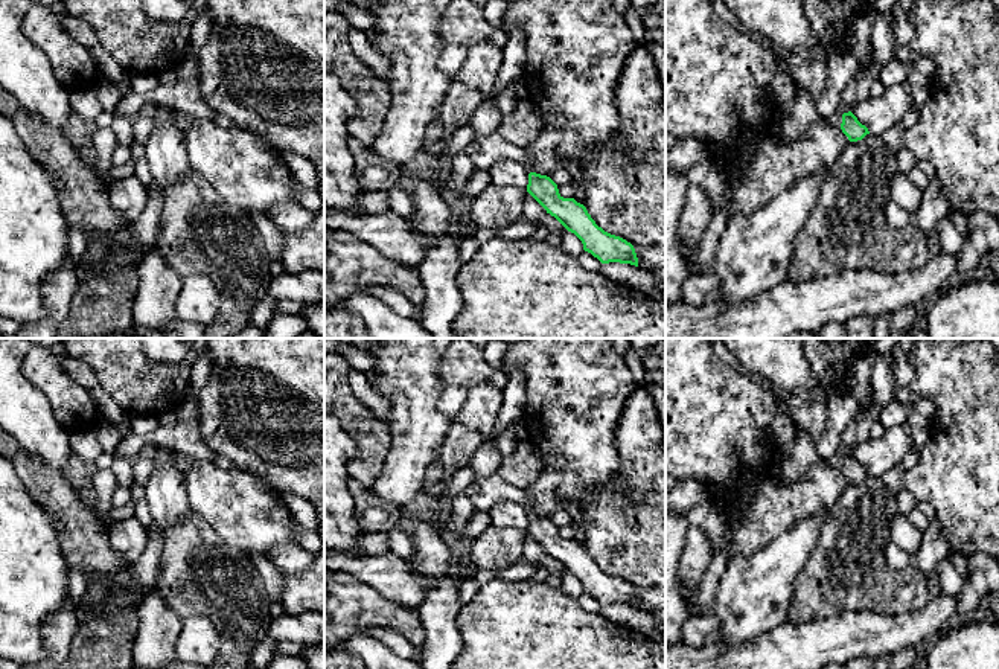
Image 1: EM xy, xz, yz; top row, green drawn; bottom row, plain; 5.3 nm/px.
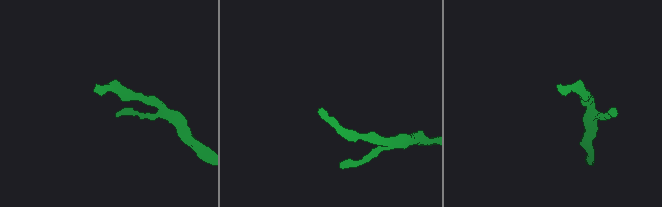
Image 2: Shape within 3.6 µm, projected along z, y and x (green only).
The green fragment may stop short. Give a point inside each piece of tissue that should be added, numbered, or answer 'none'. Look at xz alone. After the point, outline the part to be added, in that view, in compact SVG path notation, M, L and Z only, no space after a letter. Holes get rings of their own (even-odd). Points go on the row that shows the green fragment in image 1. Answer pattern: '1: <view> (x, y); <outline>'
none

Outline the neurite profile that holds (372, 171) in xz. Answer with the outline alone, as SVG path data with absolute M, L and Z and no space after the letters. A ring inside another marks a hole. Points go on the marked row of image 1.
M350 137L349 149L355 157L355 177L365 190L387 192L397 186L405 166L376 155L370 146Z

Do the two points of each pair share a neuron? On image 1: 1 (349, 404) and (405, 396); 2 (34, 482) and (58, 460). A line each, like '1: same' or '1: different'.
1: different
2: different

